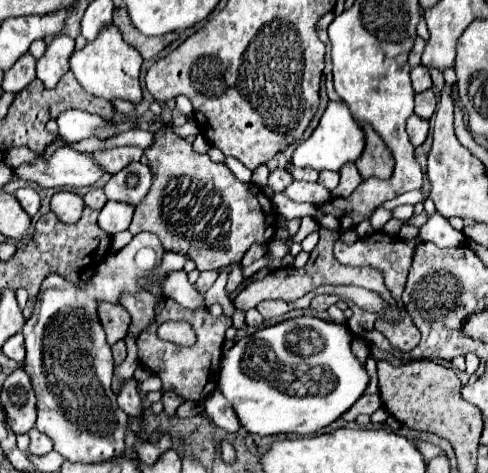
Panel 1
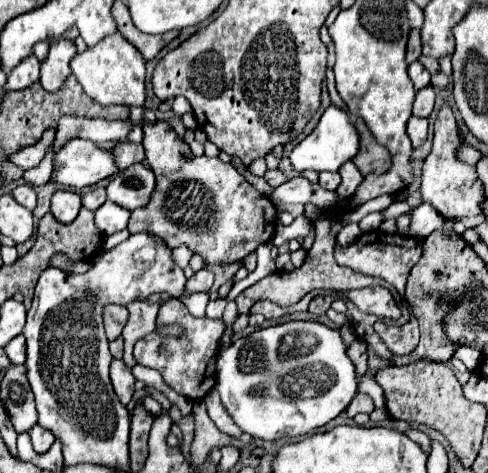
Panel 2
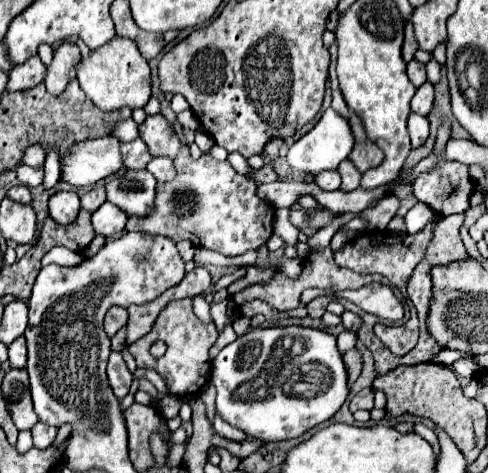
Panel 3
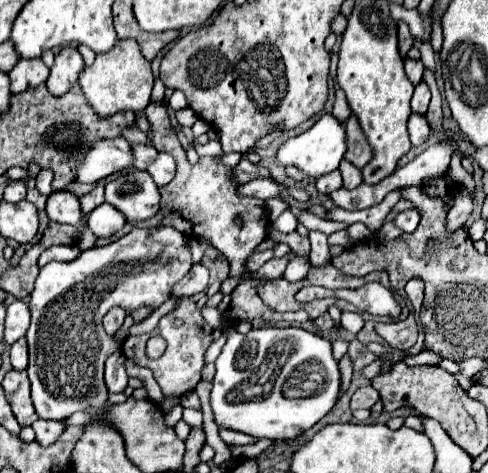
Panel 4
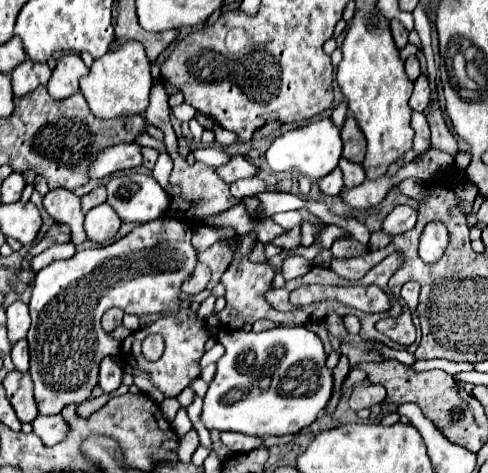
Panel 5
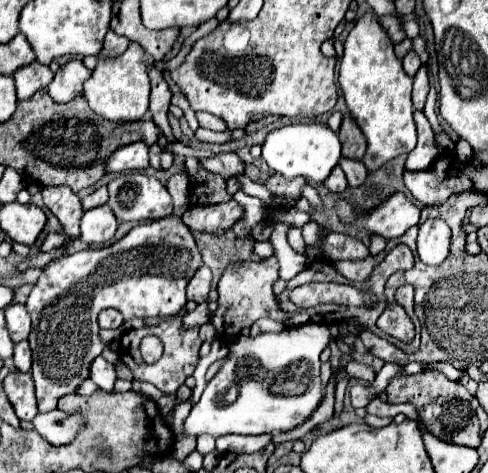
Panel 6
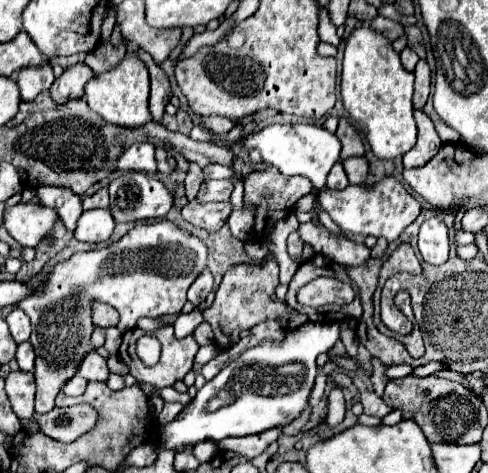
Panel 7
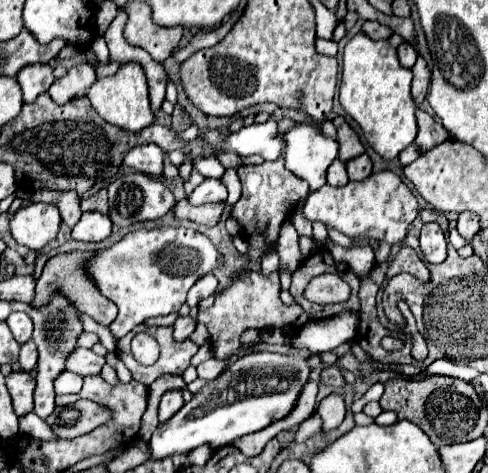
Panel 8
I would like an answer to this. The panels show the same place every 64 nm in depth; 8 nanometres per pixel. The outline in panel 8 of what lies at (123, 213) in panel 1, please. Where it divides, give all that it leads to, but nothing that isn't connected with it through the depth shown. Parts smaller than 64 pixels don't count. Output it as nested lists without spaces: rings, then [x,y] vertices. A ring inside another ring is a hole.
[[[84,212],[78,224],[72,228],[72,238],[82,242],[100,242],[110,236],[112,220],[102,212]]]

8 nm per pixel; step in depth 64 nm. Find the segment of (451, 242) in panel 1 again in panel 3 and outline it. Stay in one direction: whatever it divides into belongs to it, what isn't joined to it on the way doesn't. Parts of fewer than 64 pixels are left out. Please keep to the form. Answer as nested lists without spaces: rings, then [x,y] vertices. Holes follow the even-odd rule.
[[[418,202],[412,210],[408,210],[408,214],[404,218],[408,234],[418,234],[420,230],[424,230],[434,220],[434,216],[436,216],[436,212],[432,212],[432,208]]]

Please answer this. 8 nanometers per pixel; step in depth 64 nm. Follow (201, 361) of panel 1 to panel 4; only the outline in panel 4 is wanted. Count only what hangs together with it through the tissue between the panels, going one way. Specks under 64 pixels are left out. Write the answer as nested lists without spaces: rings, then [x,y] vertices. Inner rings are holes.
[[[182,298],[174,310],[170,310],[166,316],[162,316],[162,320],[158,322],[158,326],[150,332],[150,334],[140,334],[140,336],[128,336],[122,342],[122,352],[126,358],[134,360],[136,364],[150,368],[156,382],[160,384],[162,392],[166,398],[170,396],[184,396],[186,392],[194,390],[196,384],[202,378],[202,368],[204,368],[204,352],[206,348],[212,344],[212,328],[204,322],[202,314],[196,308],[196,302],[192,298]],[[152,336],[162,336],[166,340],[166,352],[158,358],[152,360],[146,356],[146,342]]]

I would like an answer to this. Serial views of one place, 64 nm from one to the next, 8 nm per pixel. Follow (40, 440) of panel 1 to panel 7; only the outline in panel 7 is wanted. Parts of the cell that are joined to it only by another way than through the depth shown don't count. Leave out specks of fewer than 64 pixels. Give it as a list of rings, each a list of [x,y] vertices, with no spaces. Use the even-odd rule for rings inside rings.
[[[78,404],[70,408],[54,408],[48,414],[36,416],[36,422],[40,432],[48,438],[58,442],[72,442],[88,432],[88,428],[92,428],[96,422],[96,412],[92,412],[88,404]]]

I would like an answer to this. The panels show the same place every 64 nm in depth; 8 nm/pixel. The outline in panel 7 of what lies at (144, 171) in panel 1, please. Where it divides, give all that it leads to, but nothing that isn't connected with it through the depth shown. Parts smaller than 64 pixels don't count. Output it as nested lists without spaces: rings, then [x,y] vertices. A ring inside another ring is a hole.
[[[124,172],[110,182],[110,212],[116,222],[164,218],[172,208],[172,194],[150,174]]]

